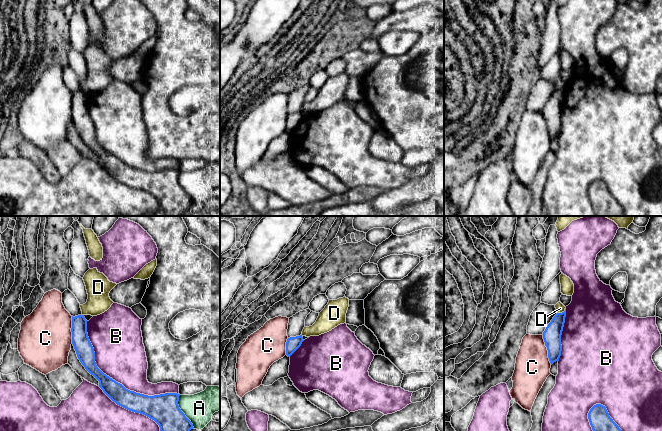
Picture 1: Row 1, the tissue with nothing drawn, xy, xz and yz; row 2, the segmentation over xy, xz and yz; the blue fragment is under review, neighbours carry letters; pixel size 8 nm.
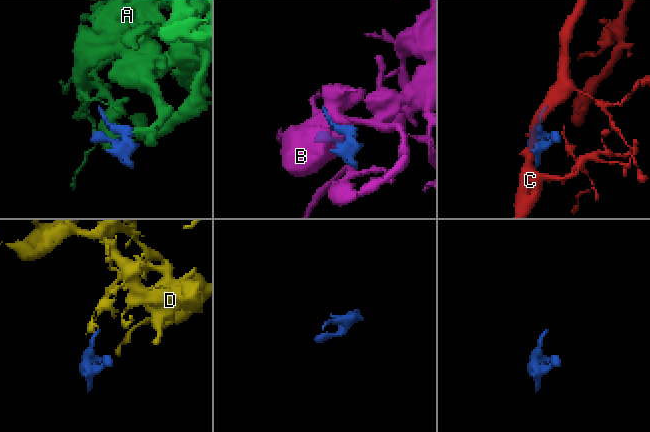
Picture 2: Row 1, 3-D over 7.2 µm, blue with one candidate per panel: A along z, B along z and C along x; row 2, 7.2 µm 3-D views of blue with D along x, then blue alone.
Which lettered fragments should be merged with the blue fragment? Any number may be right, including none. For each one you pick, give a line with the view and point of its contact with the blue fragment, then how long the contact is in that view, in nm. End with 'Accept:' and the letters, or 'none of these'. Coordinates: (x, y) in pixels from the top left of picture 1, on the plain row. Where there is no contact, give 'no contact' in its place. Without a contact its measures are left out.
Accept: none of these

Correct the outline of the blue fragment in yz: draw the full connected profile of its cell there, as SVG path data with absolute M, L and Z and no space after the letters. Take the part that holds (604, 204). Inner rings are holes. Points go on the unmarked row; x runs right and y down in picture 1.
M594 181L588 189L588 195L596 216L624 216L622 206L609 192L605 182Z

